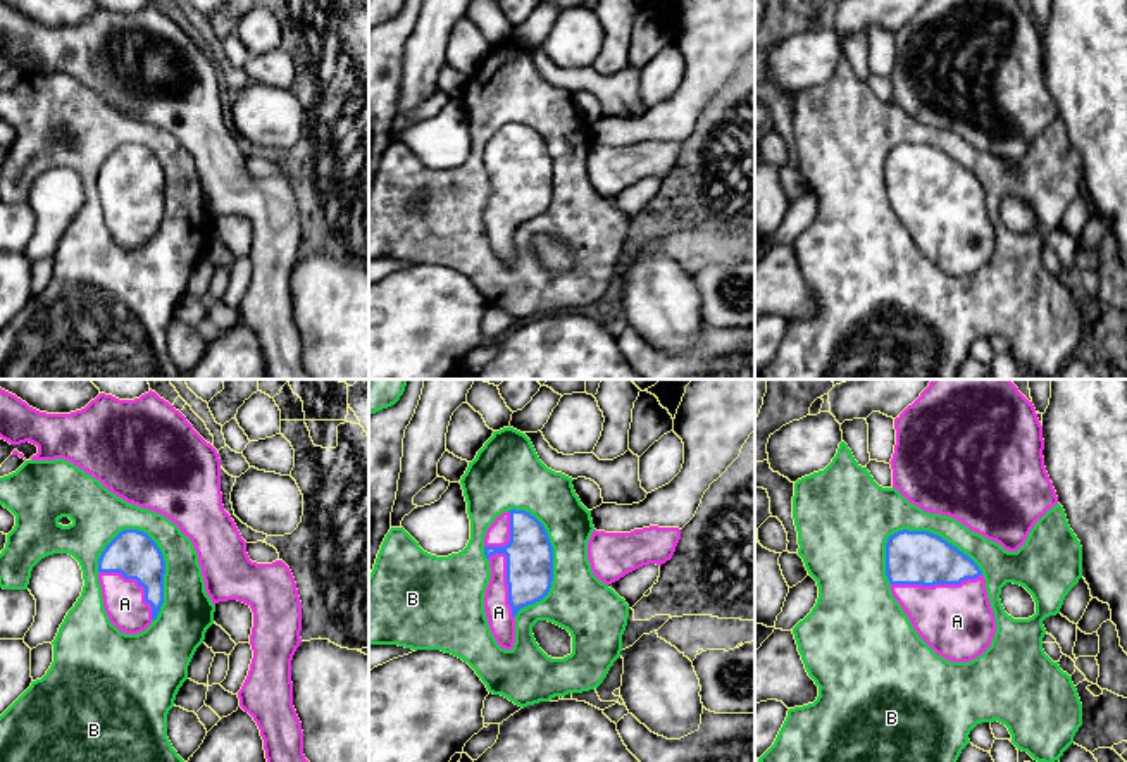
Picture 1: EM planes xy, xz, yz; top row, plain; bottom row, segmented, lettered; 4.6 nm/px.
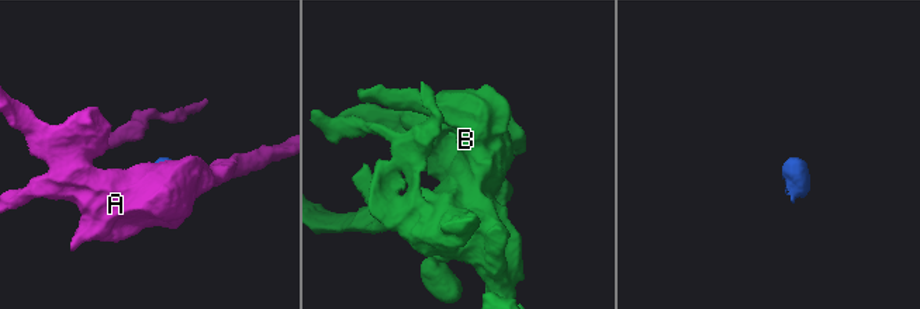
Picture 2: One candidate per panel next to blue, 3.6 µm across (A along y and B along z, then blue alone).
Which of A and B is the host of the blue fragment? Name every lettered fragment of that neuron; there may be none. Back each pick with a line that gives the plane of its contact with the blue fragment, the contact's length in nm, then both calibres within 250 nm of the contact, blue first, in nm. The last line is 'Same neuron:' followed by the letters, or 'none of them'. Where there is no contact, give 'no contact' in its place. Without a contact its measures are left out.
A: yz | 440 nm | 260/340 nm
Same neuron: A

